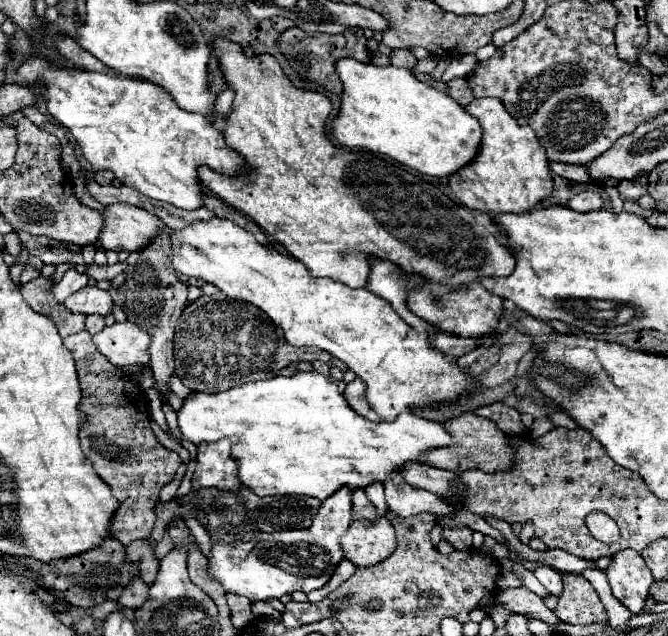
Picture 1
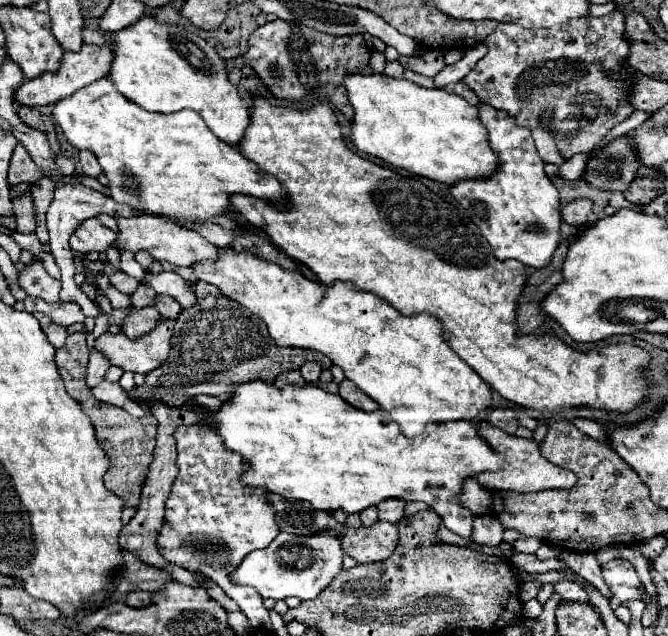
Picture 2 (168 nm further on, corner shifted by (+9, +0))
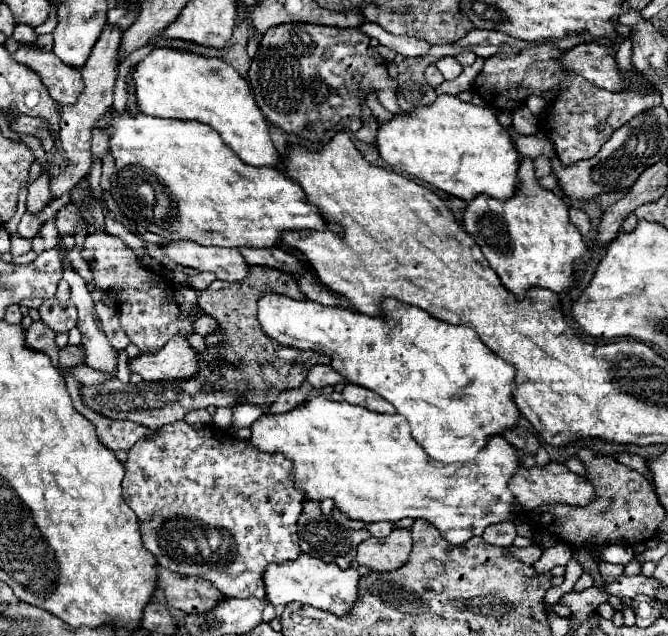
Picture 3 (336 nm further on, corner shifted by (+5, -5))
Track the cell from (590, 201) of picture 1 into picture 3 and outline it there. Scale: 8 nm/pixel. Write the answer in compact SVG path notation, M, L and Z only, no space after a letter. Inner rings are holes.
M569 209L569 219L571 219L571 223L581 231L581 235L583 235L583 237L587 237L587 233L591 231L589 217L587 217L581 209Z

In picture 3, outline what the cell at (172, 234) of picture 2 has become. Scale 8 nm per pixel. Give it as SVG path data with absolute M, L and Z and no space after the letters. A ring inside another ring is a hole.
M171 241L171 245L165 245L161 249L171 261L197 271L211 271L217 275L217 279L229 283L243 281L249 271L249 265L237 249L203 247L193 241Z

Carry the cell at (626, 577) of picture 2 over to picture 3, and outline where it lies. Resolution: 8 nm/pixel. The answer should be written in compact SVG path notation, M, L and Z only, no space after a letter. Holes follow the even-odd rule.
M599 561L599 575L603 581L613 581L615 577L619 577L623 573L623 565L613 565L613 563L605 563L605 561Z

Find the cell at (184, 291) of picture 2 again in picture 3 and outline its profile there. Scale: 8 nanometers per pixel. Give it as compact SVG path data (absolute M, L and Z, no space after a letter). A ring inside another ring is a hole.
M199 317L195 322L195 333L207 337L211 333L219 333L221 327L217 327L217 321L213 317Z

